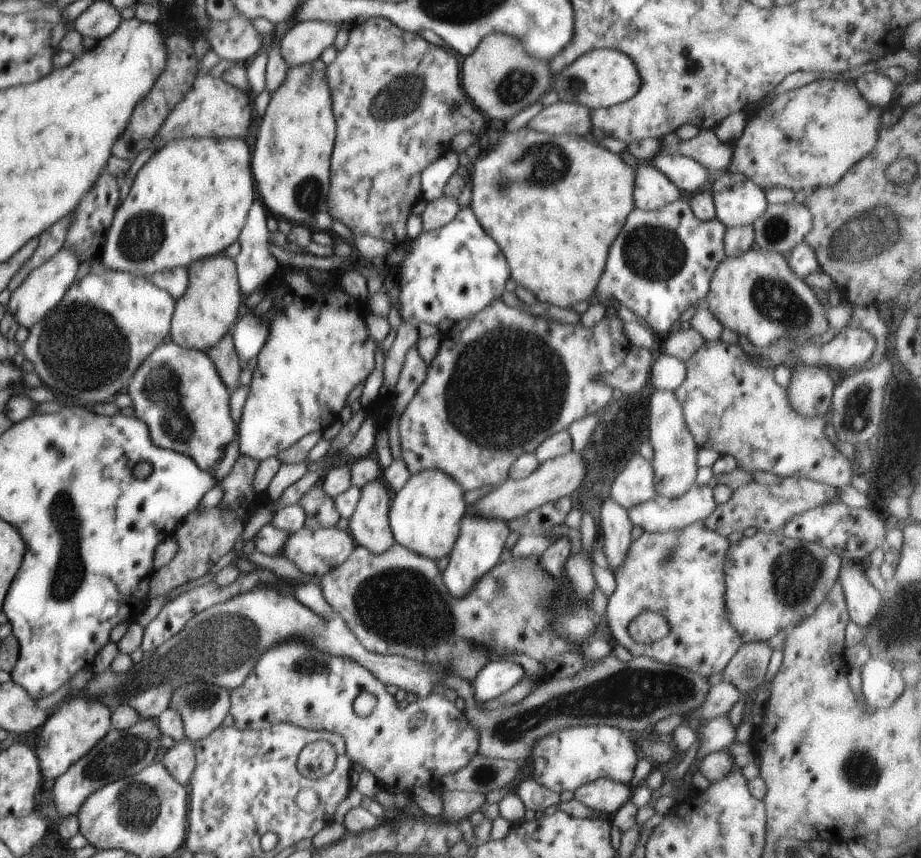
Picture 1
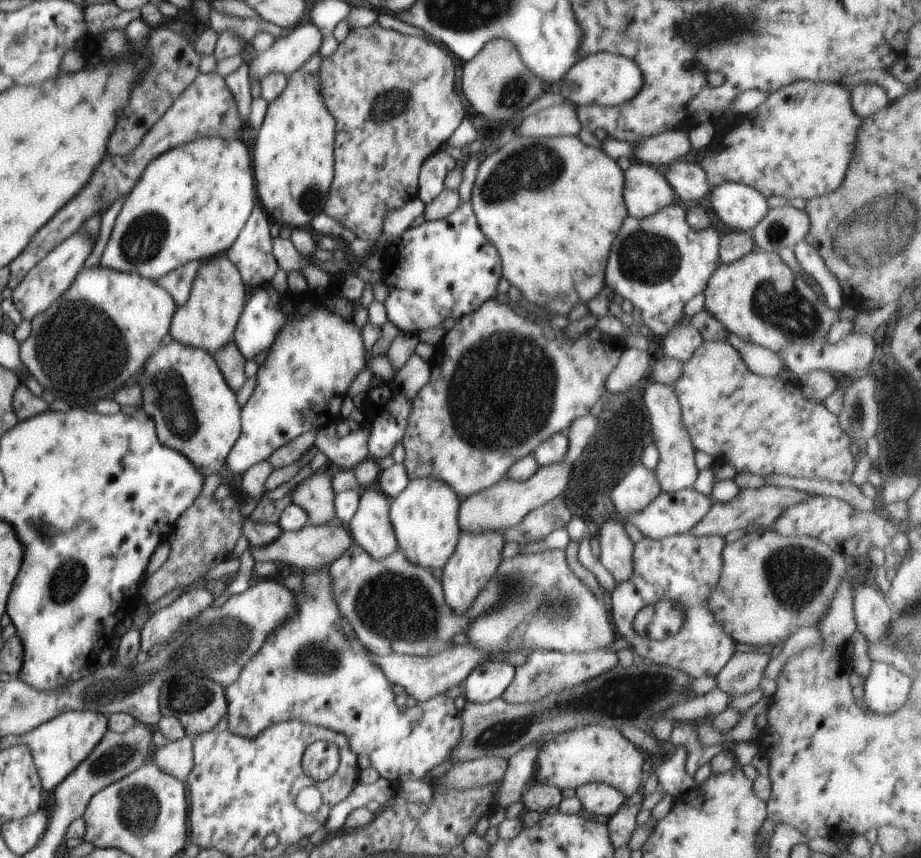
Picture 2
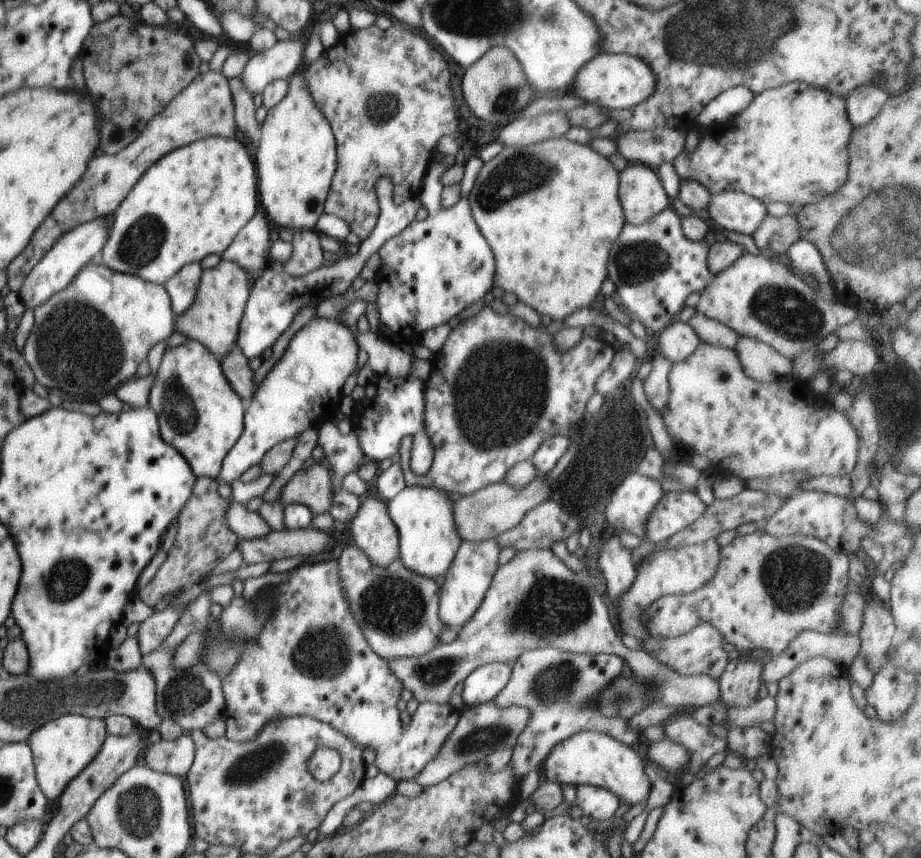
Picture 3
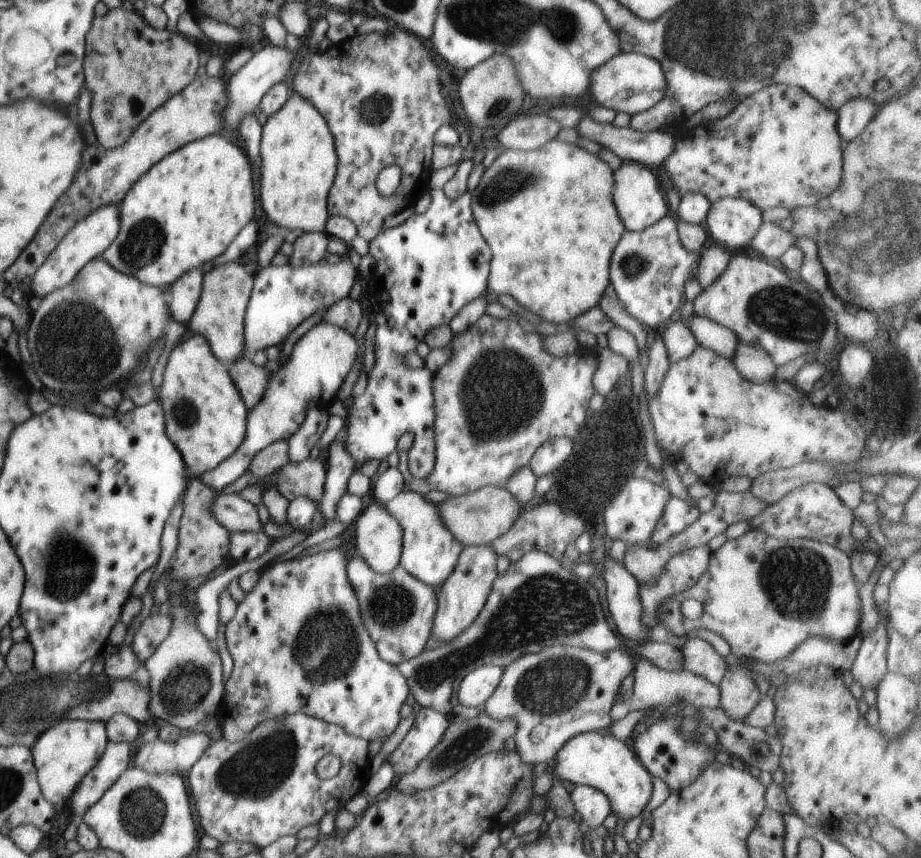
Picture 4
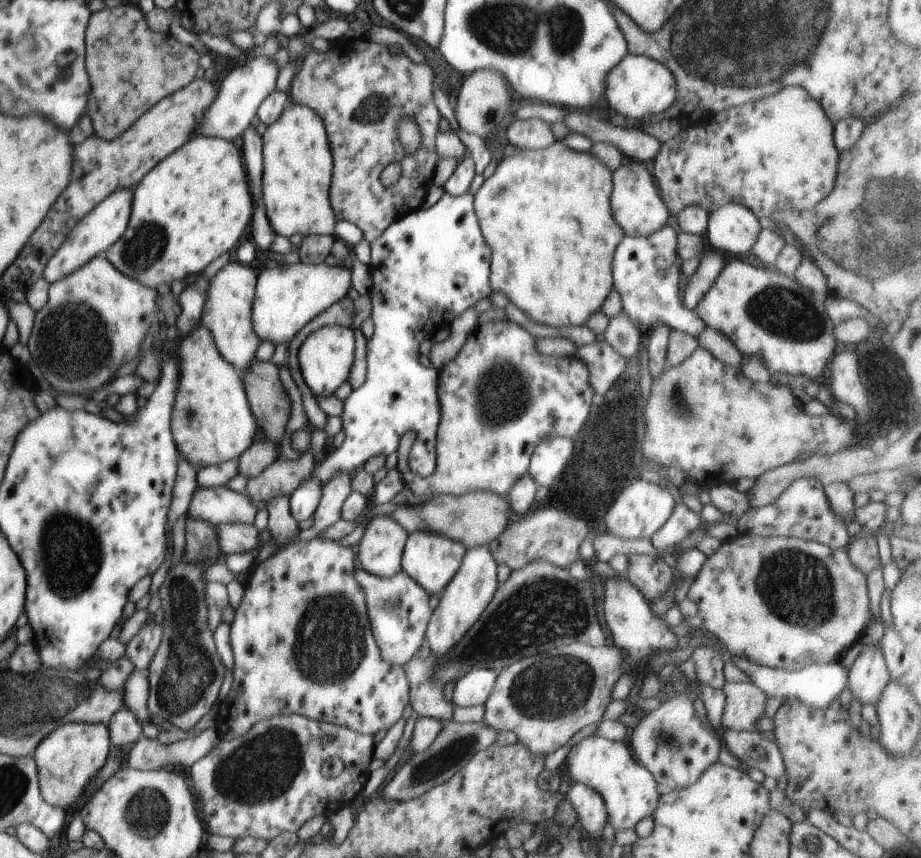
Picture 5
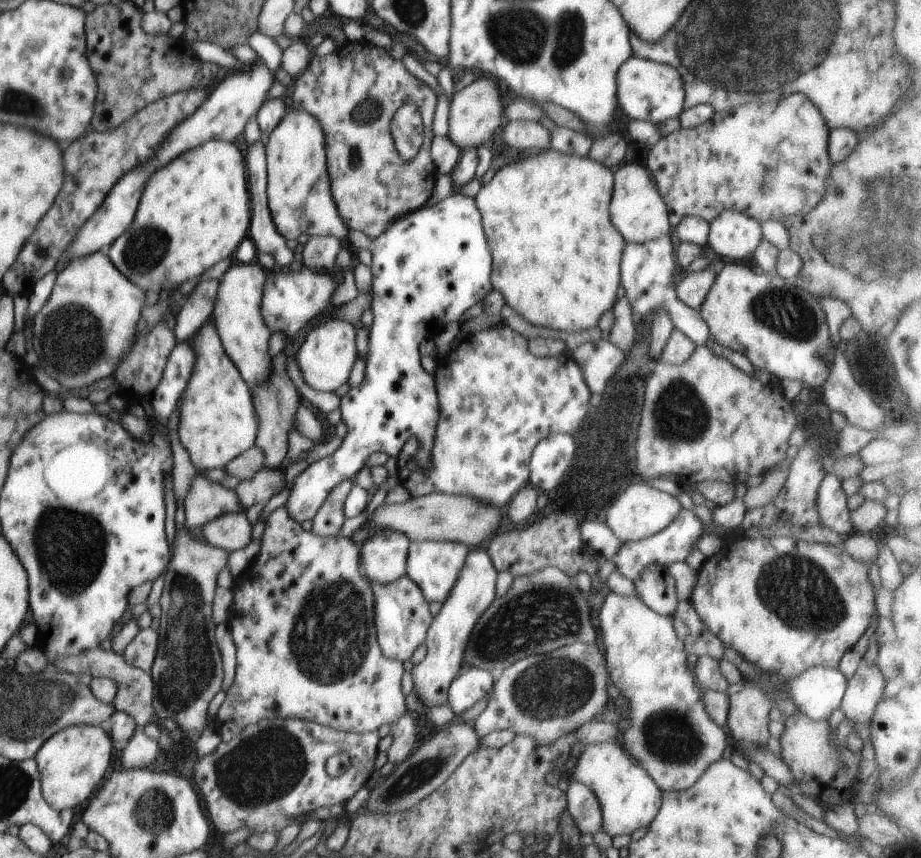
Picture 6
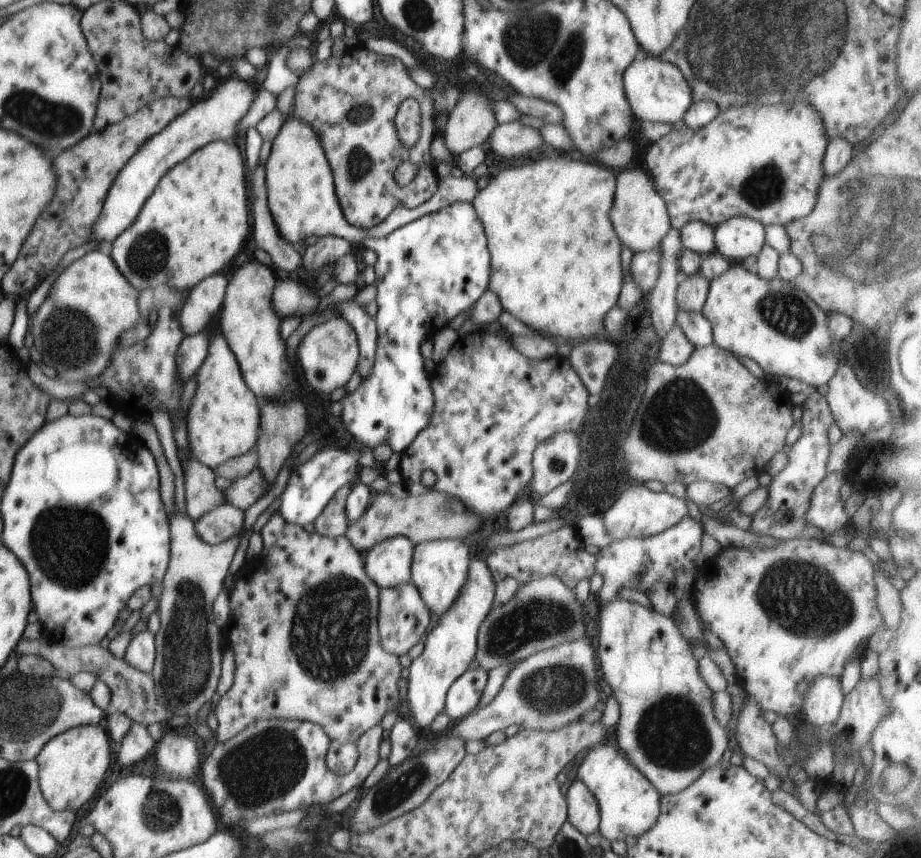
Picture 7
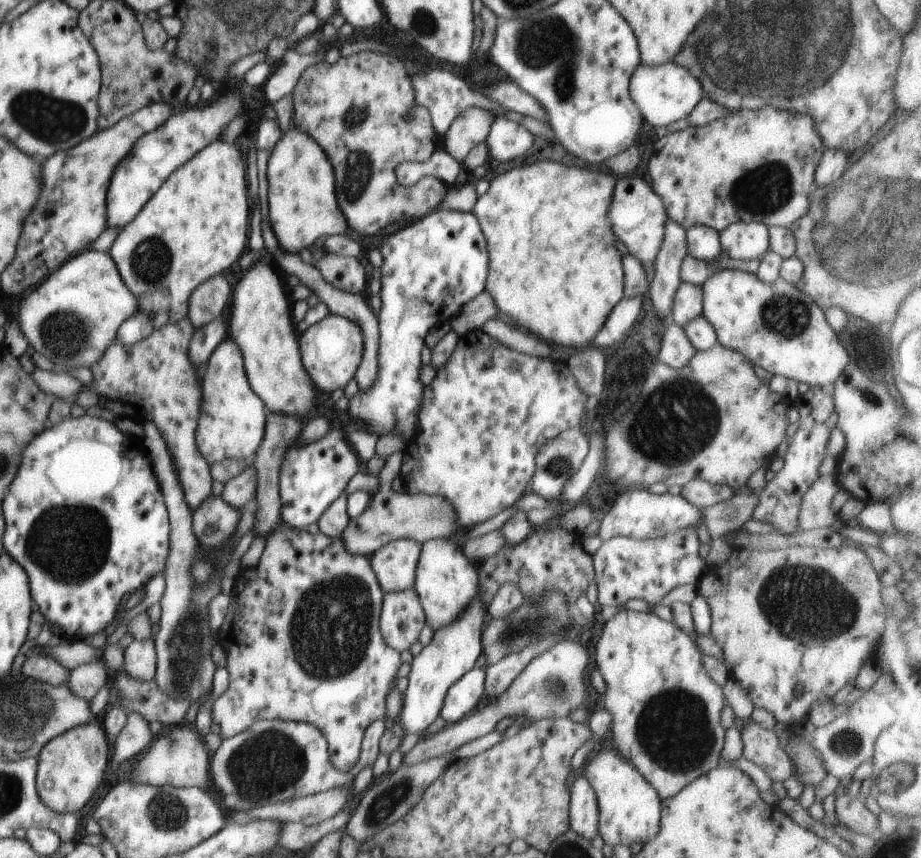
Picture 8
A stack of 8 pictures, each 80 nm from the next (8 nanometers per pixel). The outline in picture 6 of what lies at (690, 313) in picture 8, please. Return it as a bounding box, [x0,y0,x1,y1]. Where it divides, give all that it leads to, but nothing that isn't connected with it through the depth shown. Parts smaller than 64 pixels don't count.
[675,265,716,311]

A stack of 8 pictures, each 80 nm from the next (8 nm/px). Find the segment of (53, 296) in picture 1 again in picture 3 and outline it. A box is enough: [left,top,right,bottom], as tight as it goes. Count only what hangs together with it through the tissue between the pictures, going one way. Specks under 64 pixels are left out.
[17,217,109,310]

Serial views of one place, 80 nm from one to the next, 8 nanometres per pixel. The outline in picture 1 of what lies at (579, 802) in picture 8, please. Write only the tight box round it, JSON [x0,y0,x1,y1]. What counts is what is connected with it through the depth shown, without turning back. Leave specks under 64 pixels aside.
[573,778,631,817]

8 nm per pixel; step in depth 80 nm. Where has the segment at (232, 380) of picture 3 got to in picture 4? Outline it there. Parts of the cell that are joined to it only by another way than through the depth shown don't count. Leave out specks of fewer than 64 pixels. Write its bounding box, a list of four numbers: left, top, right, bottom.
[228,354,272,409]

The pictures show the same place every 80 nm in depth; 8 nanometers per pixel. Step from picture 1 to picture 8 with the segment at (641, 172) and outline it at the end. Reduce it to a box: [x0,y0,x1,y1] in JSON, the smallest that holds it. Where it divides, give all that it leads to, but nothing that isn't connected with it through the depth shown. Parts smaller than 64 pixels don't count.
[608,175,669,284]

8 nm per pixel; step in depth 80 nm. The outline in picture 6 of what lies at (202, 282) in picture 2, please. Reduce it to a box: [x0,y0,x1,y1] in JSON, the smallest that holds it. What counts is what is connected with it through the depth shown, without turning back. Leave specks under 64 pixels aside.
[211,262,272,387]

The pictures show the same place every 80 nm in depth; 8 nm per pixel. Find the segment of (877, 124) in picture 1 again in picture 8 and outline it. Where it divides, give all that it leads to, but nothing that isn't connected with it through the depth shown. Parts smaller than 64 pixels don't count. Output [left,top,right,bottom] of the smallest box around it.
[648,106,825,232]

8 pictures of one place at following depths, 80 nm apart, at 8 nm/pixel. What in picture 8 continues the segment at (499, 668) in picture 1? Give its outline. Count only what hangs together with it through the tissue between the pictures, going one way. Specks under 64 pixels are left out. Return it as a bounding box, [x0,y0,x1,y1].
[440,668,485,725]

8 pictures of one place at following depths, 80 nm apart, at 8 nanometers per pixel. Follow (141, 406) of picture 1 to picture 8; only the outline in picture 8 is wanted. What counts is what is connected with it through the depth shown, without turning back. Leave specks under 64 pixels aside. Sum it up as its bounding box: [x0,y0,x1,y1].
[195,336,267,465]

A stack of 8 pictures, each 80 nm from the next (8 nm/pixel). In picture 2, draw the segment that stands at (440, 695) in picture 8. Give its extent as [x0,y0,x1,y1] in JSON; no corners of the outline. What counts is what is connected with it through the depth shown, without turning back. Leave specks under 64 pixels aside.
[441,531,505,614]

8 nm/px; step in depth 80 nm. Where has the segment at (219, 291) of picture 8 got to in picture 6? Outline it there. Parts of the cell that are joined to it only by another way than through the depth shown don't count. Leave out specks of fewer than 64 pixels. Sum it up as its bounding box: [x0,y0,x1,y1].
[173,278,219,343]

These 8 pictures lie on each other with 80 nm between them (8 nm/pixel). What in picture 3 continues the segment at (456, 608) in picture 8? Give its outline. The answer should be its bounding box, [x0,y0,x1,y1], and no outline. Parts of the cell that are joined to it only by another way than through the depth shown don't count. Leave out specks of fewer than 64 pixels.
[386,486,462,579]

